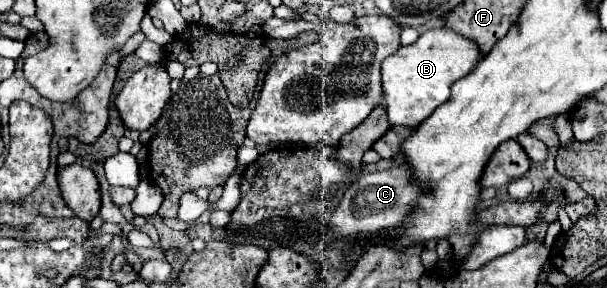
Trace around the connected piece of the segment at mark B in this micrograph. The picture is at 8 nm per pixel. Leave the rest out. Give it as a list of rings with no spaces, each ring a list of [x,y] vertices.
[[[448,28],[428,30],[414,44],[402,46],[396,54],[384,58],[382,92],[388,122],[392,126],[416,128],[424,118],[428,118],[440,104],[450,98],[452,84],[458,78],[466,76],[474,68],[478,58],[478,46]]]

